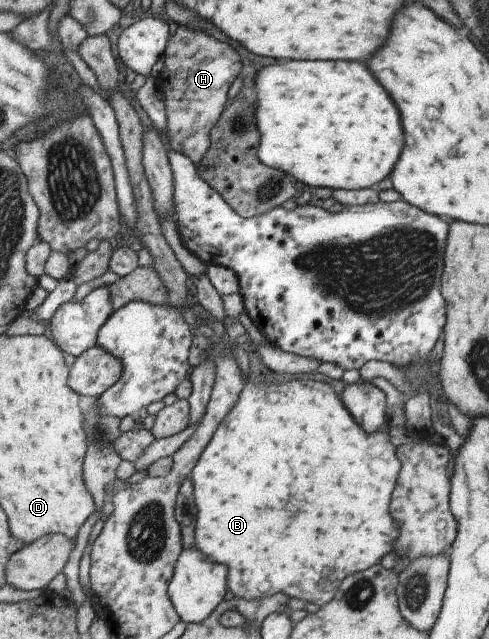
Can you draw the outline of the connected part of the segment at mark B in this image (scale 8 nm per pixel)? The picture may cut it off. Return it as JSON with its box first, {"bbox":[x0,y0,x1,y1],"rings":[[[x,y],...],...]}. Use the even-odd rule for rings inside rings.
{"bbox":[189,379,400,607],"rings":[[[289,379],[283,383],[263,385],[261,383],[254,387],[253,384],[247,384],[242,387],[236,402],[217,424],[191,468],[189,476],[196,507],[194,547],[212,562],[226,565],[226,587],[235,597],[252,600],[281,591],[288,598],[295,597],[321,607],[331,601],[343,578],[379,564],[381,557],[392,551],[400,525],[391,517],[389,497],[400,470],[400,461],[395,455],[396,447],[391,444],[387,429],[363,433],[329,384],[311,379]]]}

